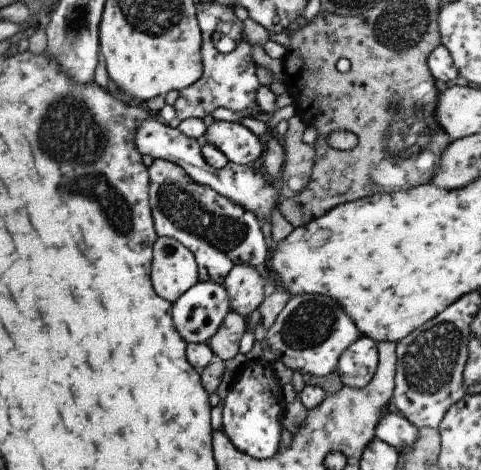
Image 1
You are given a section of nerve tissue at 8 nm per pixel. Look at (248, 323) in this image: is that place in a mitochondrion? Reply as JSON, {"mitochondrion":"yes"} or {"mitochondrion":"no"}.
{"mitochondrion":"no"}

